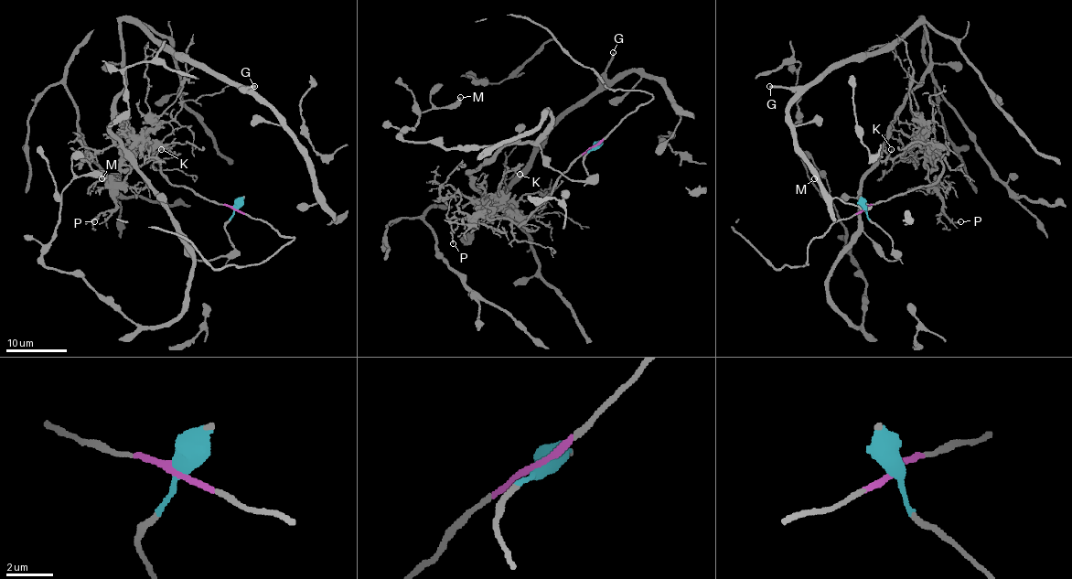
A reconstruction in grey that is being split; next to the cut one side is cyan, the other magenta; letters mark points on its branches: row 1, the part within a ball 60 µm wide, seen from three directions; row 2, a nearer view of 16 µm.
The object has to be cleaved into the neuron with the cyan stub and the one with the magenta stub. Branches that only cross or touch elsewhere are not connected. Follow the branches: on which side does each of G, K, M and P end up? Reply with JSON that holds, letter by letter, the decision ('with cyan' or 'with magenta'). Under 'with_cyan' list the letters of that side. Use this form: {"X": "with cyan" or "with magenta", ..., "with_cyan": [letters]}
{"G": "with cyan", "K": "with magenta", "M": "with cyan", "P": "with magenta", "with_cyan": ["G", "M"]}

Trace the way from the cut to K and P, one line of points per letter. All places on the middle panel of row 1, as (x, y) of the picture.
K: (593, 148), (560, 176), (553, 192), (519, 225), (511, 222), (500, 189), (503, 176), (520, 174)
P: (593, 148), (520, 225), (484, 211), (473, 225), (459, 224), (454, 243)

